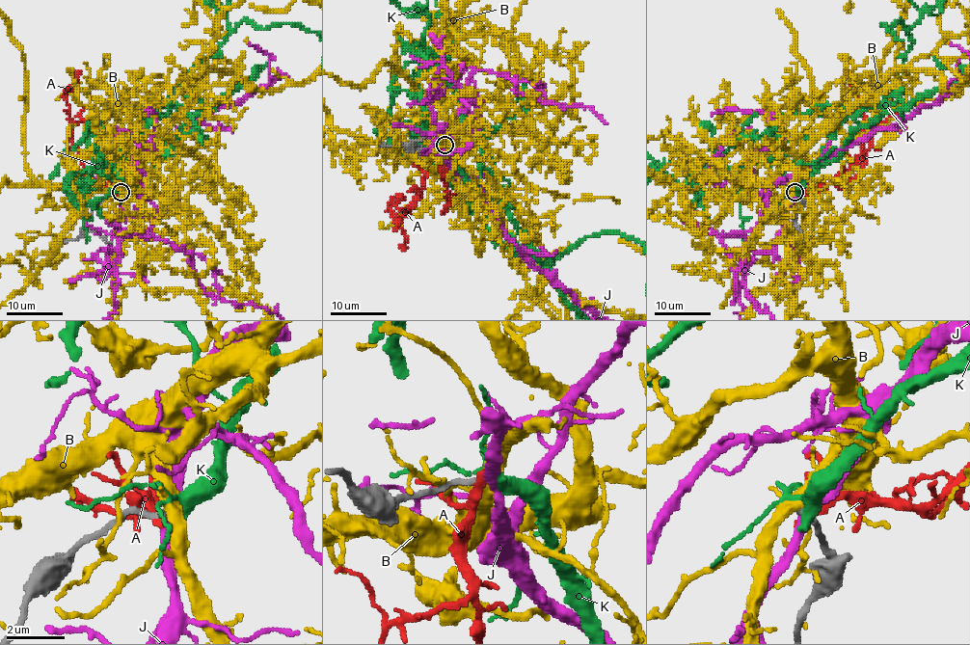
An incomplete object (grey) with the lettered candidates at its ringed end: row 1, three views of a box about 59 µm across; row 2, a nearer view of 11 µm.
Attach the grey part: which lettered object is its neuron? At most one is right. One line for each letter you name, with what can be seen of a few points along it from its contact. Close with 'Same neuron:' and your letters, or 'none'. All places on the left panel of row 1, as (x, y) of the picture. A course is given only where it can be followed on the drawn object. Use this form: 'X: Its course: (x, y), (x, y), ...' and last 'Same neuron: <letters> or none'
Same neuron: none

